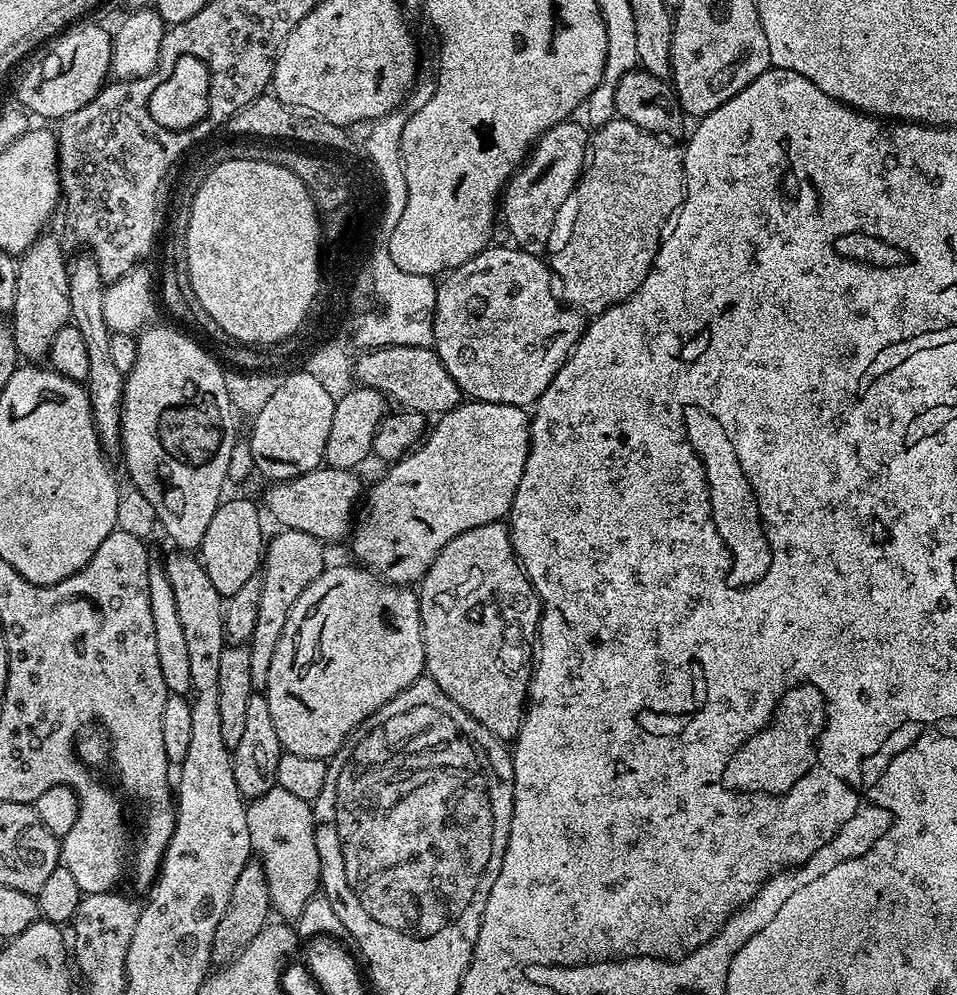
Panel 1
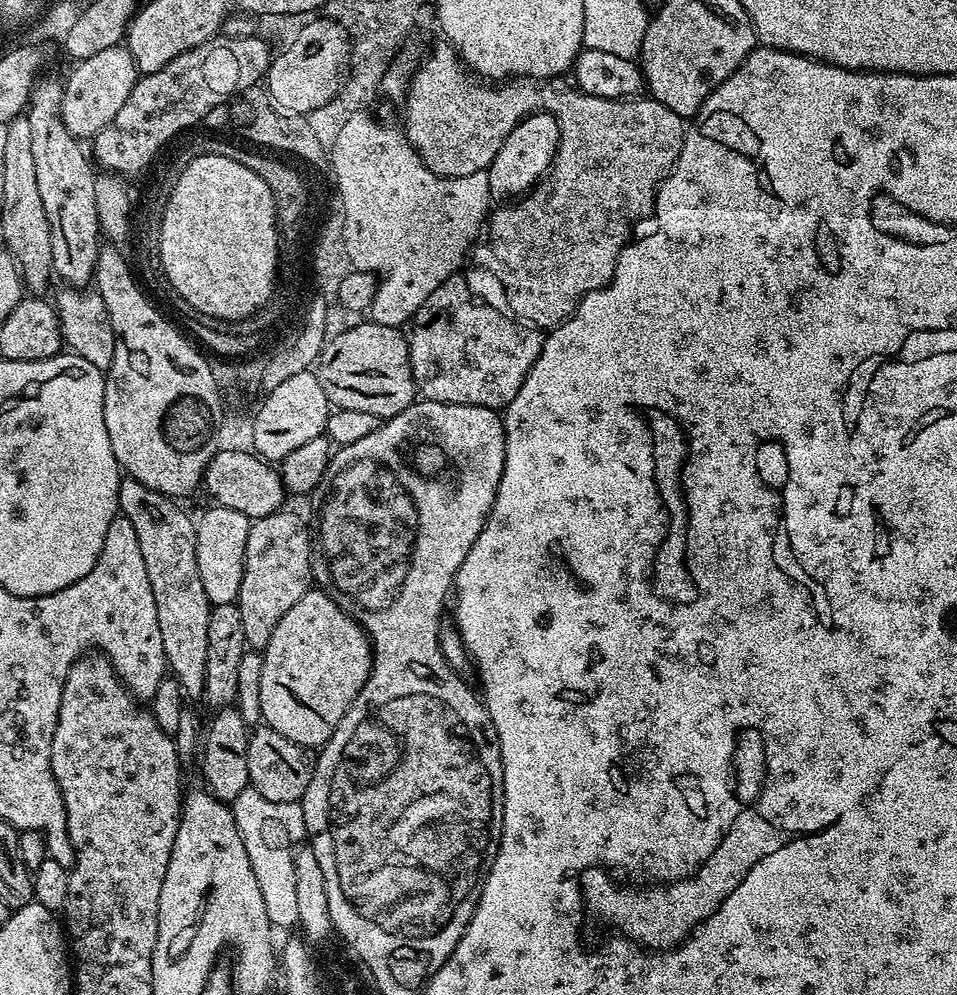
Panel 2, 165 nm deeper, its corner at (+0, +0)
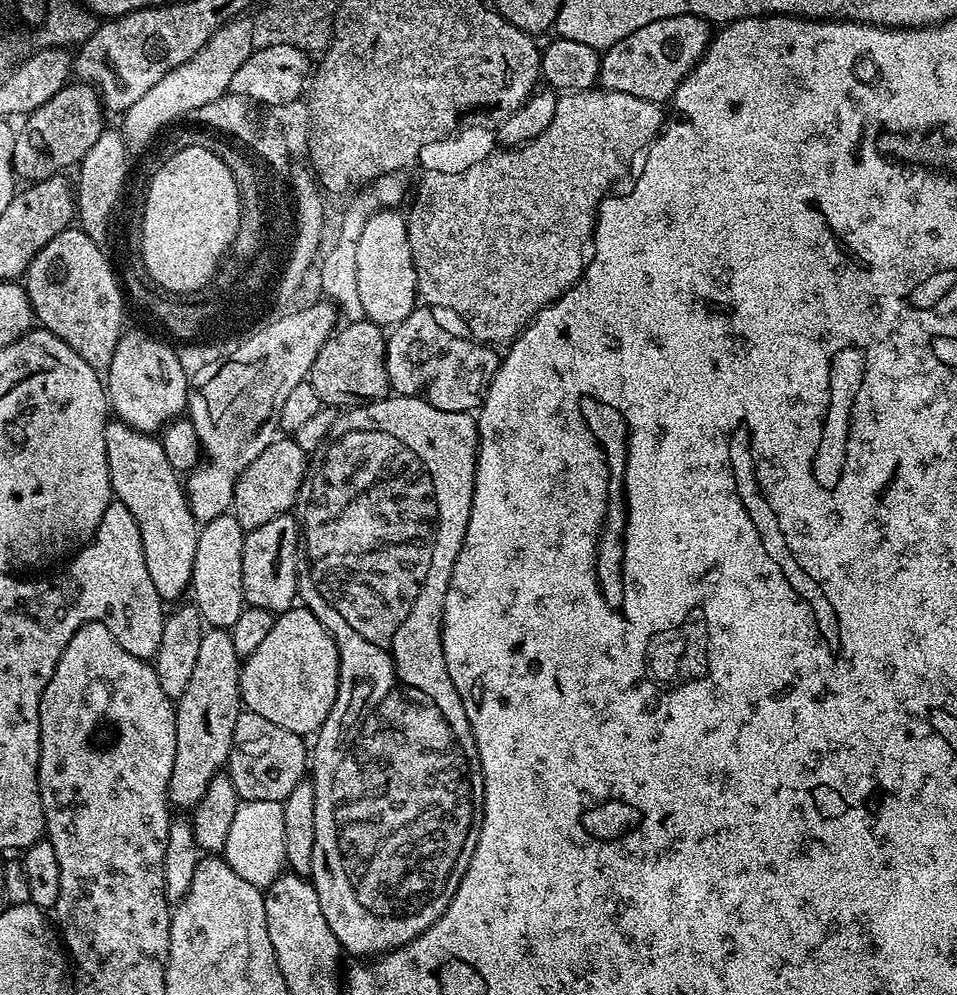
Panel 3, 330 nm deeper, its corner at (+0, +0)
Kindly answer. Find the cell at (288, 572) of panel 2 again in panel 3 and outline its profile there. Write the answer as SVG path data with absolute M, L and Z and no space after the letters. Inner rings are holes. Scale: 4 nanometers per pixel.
M281 514L245 535L242 546L242 590L244 603L250 608L270 610L274 614L288 611L298 600L300 561L300 526L295 515Z

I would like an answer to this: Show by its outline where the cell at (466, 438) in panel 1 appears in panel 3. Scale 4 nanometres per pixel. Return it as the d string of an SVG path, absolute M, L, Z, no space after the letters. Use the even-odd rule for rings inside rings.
M389 394L383 400L369 400L357 403L347 410L341 411L336 417L334 426L330 426L328 437L324 439L320 449L311 453L308 461L308 469L304 472L304 481L300 487L300 497L296 500L294 515L296 523L300 526L300 547L298 559L300 561L300 574L298 577L298 596L303 607L308 608L326 626L328 633L334 638L338 646L338 658L340 659L340 685L334 706L326 718L326 722L315 733L316 745L310 748L310 779L314 786L314 862L312 863L312 884L318 894L318 906L322 906L322 915L326 917L326 926L334 930L334 938L338 938L341 949L345 953L353 952L356 958L375 958L391 952L393 948L401 948L414 938L418 938L450 906L466 870L470 866L470 858L474 858L474 850L478 846L478 834L482 830L484 821L484 775L478 758L478 746L474 742L474 734L470 726L470 718L466 718L466 706L462 706L462 698L458 690L454 690L454 682L450 682L450 674L446 670L446 658L444 657L444 603L446 602L446 590L454 570L454 562L462 550L462 542L466 538L466 526L470 522L470 510L474 502L474 486L476 485L476 455L480 449L480 432L476 428L477 417L472 412L451 412L450 410L438 410L438 406L430 406L421 396L397 396Z

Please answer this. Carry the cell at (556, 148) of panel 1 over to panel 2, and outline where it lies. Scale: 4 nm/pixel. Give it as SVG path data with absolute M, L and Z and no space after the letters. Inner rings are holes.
M533 111L522 122L518 122L518 126L514 126L514 130L506 134L502 150L494 154L494 162L490 162L490 166L486 169L493 197L516 198L541 183L542 177L552 167L559 141L558 122L549 112Z

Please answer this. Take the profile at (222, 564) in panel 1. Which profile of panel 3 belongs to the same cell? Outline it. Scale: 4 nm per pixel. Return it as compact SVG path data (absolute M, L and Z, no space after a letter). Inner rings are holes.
M225 514L207 521L199 533L190 596L208 628L231 630L246 606L242 590L242 546L246 530L235 516Z

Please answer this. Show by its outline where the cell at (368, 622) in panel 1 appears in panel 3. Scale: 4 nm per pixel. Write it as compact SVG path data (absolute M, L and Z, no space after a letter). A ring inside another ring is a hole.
M293 606L276 616L262 646L243 661L240 698L243 707L305 738L320 731L336 701L340 685L340 659L334 638L303 606Z

